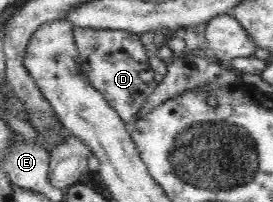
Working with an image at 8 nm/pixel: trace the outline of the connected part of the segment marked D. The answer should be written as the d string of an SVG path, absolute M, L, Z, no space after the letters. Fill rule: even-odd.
M75 26L73 37L83 63L83 73L131 130L141 119L140 113L149 102L152 92L158 88L148 60L148 50L142 44L140 35L127 30Z

